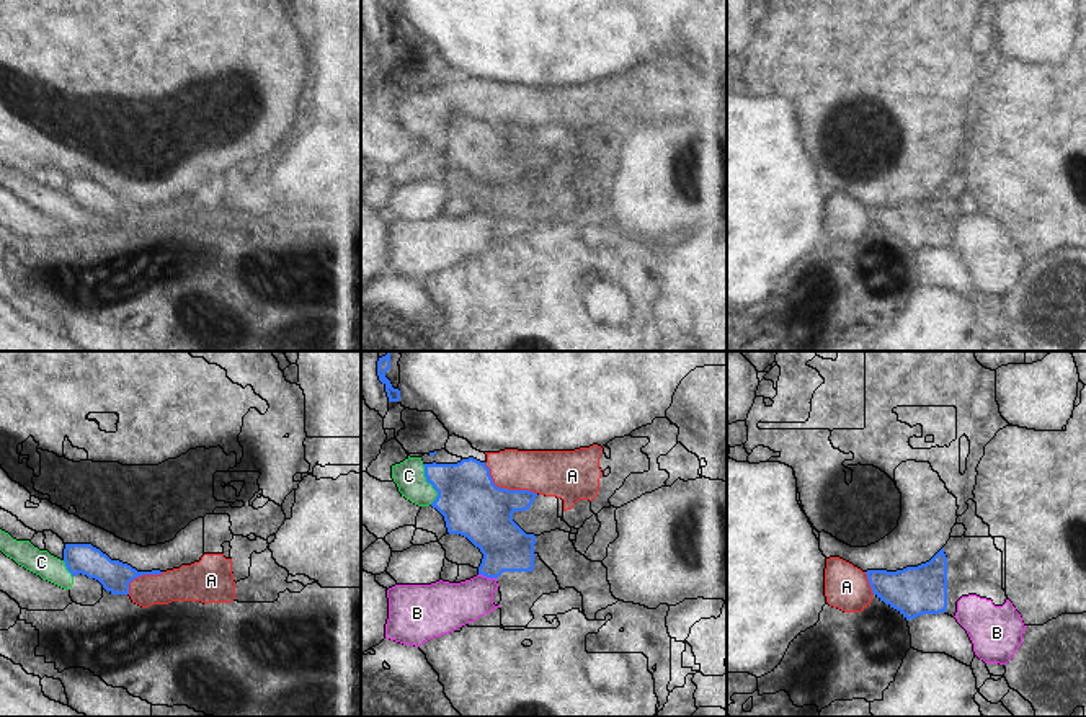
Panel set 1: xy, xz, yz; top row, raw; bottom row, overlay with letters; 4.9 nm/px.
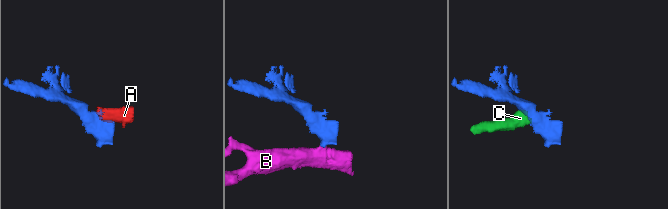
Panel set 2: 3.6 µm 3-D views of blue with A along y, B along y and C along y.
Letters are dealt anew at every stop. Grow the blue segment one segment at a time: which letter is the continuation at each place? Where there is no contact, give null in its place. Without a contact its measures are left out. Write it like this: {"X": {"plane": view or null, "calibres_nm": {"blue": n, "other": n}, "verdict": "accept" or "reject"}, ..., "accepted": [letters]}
{"A": {"plane": "xz", "calibres_nm": {"blue": 300, "other": 220}, "verdict": "reject"}, "B": {"plane": "xz", "calibres_nm": {"blue": 240, "other": 240}, "verdict": "reject"}, "C": {"plane": "xz", "calibres_nm": {"blue": 300, "other": 150}, "verdict": "reject"}, "accepted": []}

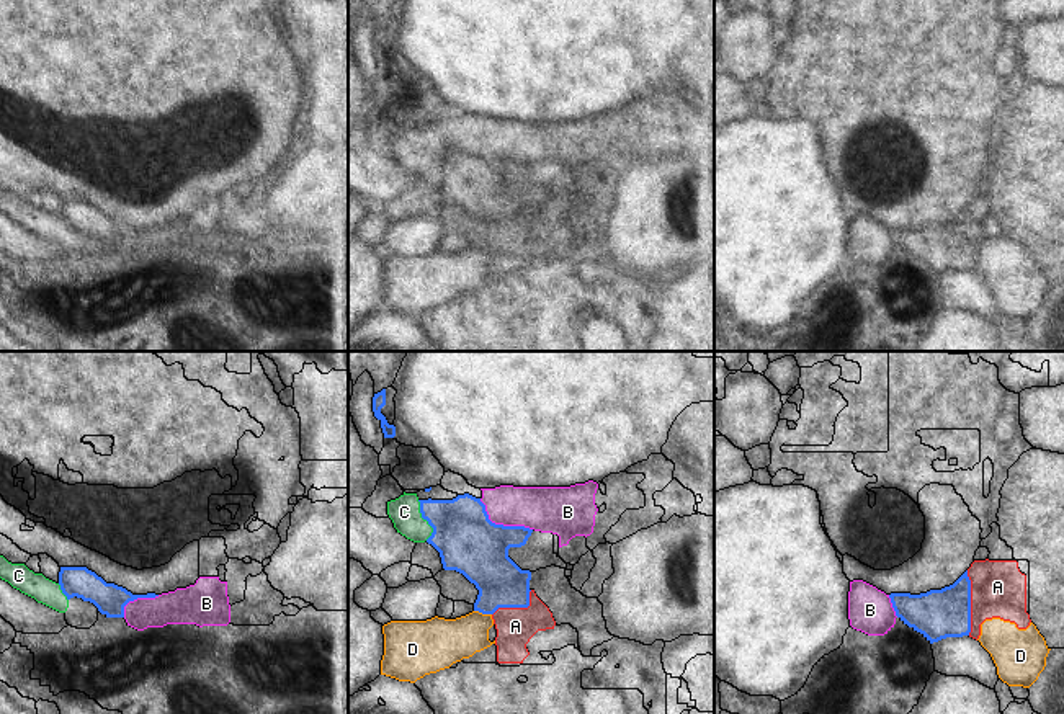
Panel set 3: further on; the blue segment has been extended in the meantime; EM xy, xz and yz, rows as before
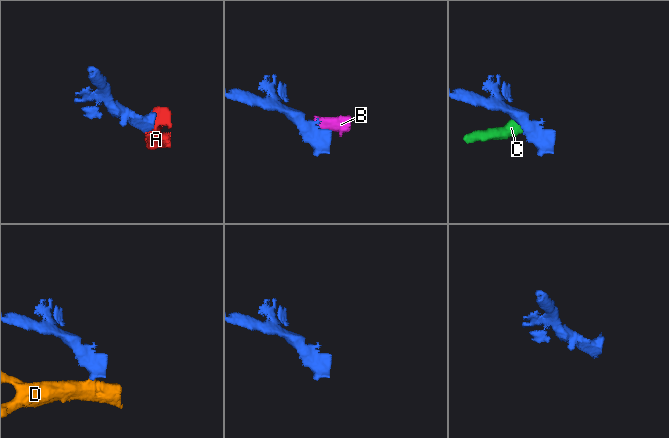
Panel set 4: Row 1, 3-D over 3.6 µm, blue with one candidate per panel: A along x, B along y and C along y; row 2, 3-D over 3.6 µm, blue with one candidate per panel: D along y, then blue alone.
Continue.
{"A": {"plane": "yz", "calibres_nm": {"blue": 240, "other": 280}, "verdict": "accept"}, "B": {"plane": "xz", "calibres_nm": {"blue": 300, "other": 220}, "verdict": "reject"}, "C": {"plane": "xz", "calibres_nm": {"blue": 300, "other": 150}, "verdict": "reject"}, "D": {"plane": "xz", "calibres_nm": {"blue": 240, "other": 240}, "verdict": "reject"}, "accepted": ["A"]}

